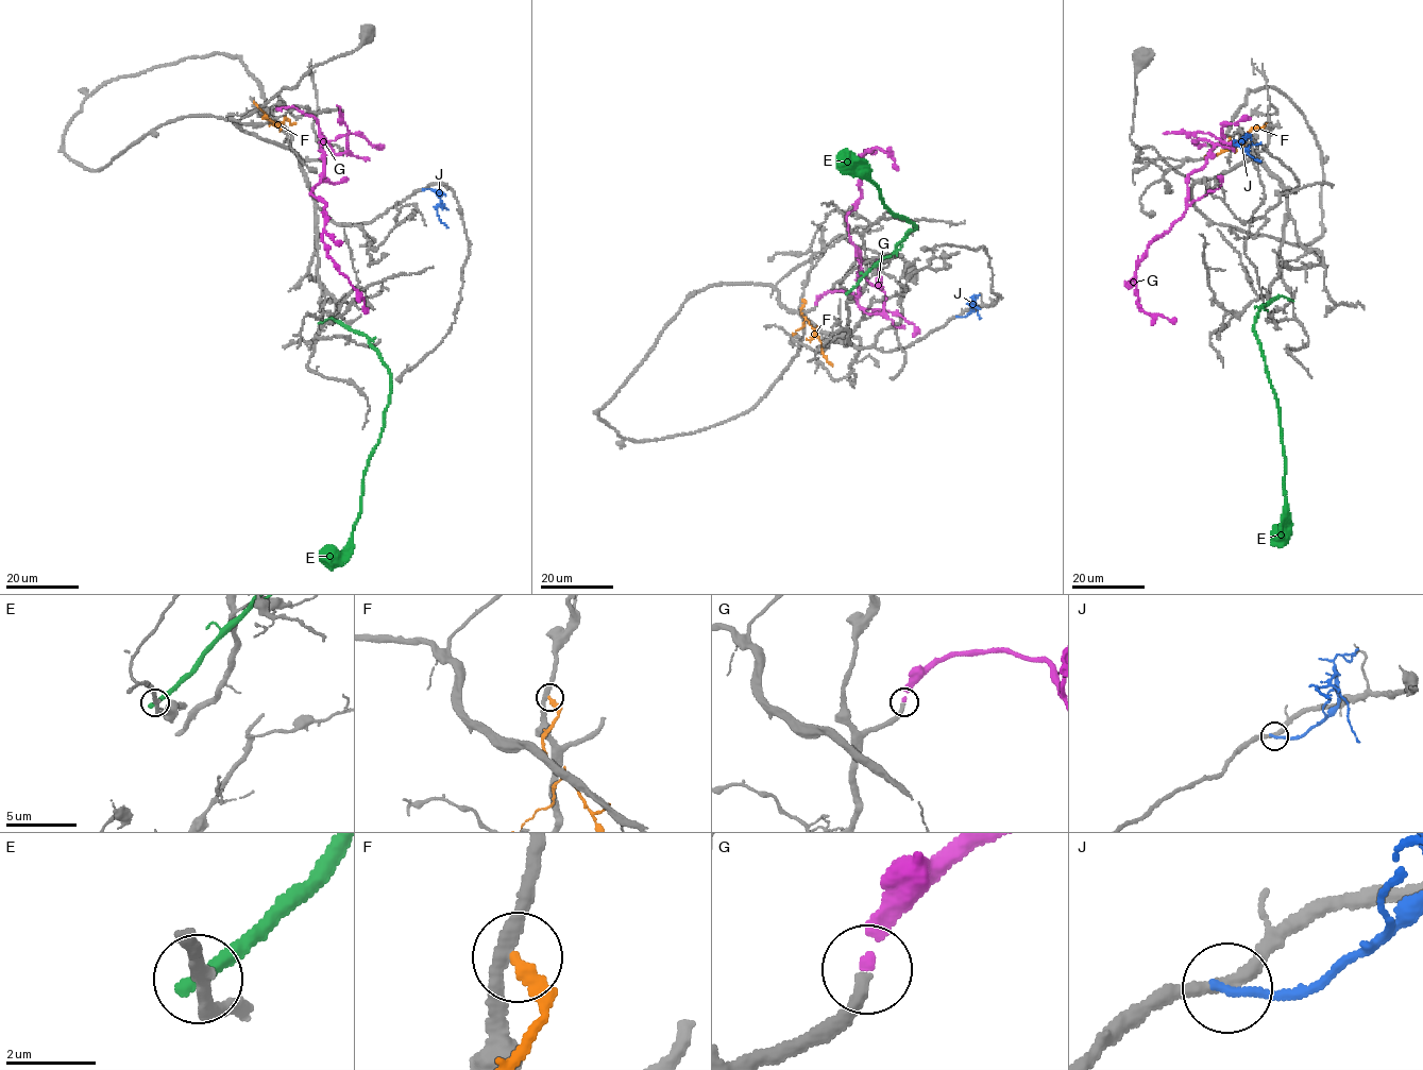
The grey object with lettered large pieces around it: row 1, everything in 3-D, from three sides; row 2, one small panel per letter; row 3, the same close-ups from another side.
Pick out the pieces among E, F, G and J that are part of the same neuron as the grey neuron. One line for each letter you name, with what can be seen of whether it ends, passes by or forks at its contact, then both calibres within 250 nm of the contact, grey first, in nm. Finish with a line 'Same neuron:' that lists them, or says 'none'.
G: it ends | 280/170 nm
Same neuron: G

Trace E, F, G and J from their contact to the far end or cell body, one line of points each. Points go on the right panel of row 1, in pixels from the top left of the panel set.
E: (1291, 301), (1281, 295), (1264, 304), (1254, 322), (1280, 411), (1285, 459), (1286, 520), (1273, 533), (1272, 543)
F: (1204, 157), (1235, 147), (1253, 128), (1261, 128), (1266, 122)
G: (1205, 143), (1193, 139), (1214, 149), (1187, 176), (1187, 207), (1153, 239), (1135, 272), (1139, 309), (1175, 321)
J: (1250, 137), (1251, 134), (1244, 136), (1238, 145), (1260, 160)

